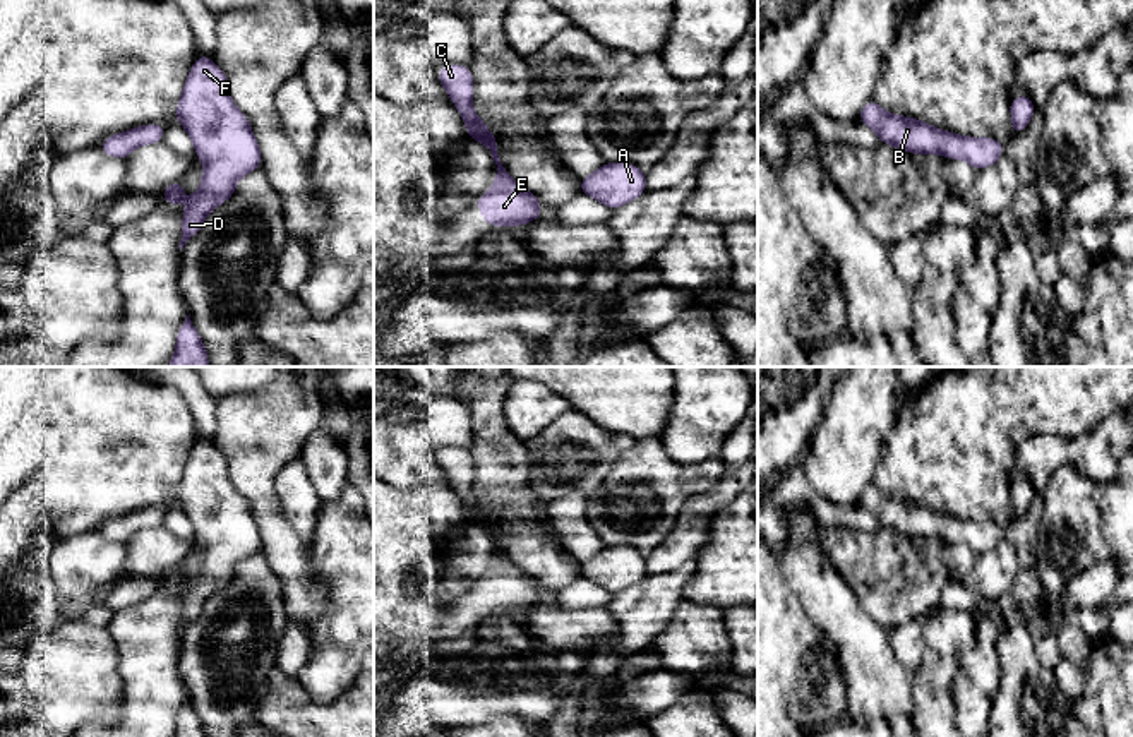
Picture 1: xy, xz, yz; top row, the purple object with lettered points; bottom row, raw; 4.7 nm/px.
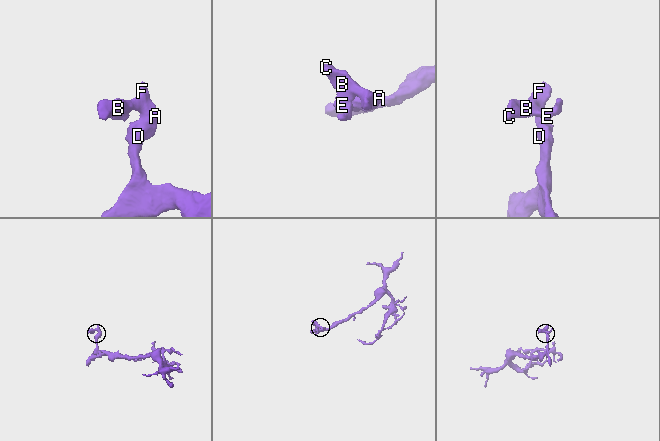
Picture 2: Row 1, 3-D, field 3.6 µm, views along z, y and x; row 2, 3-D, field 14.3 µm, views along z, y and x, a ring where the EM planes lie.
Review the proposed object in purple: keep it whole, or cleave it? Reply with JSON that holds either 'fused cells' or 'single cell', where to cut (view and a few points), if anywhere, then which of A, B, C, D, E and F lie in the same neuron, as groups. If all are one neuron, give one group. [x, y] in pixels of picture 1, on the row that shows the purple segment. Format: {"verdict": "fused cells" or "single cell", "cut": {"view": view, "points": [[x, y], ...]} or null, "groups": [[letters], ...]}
{"verdict": "single cell", "cut": null, "groups": [["A", "B", "C", "D", "E", "F"]]}

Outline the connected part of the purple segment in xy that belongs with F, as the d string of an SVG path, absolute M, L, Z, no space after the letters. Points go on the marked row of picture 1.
M202 53L189 72L173 118L190 135L194 154L202 158L199 190L182 216L182 250L206 216L235 194L237 182L262 165L262 156L247 117L230 98L226 74Z

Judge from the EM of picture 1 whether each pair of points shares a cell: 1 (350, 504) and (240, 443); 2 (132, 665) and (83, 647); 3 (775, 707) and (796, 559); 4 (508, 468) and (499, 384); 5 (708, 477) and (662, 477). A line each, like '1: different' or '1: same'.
1: different
2: different
3: different
4: same
5: same

